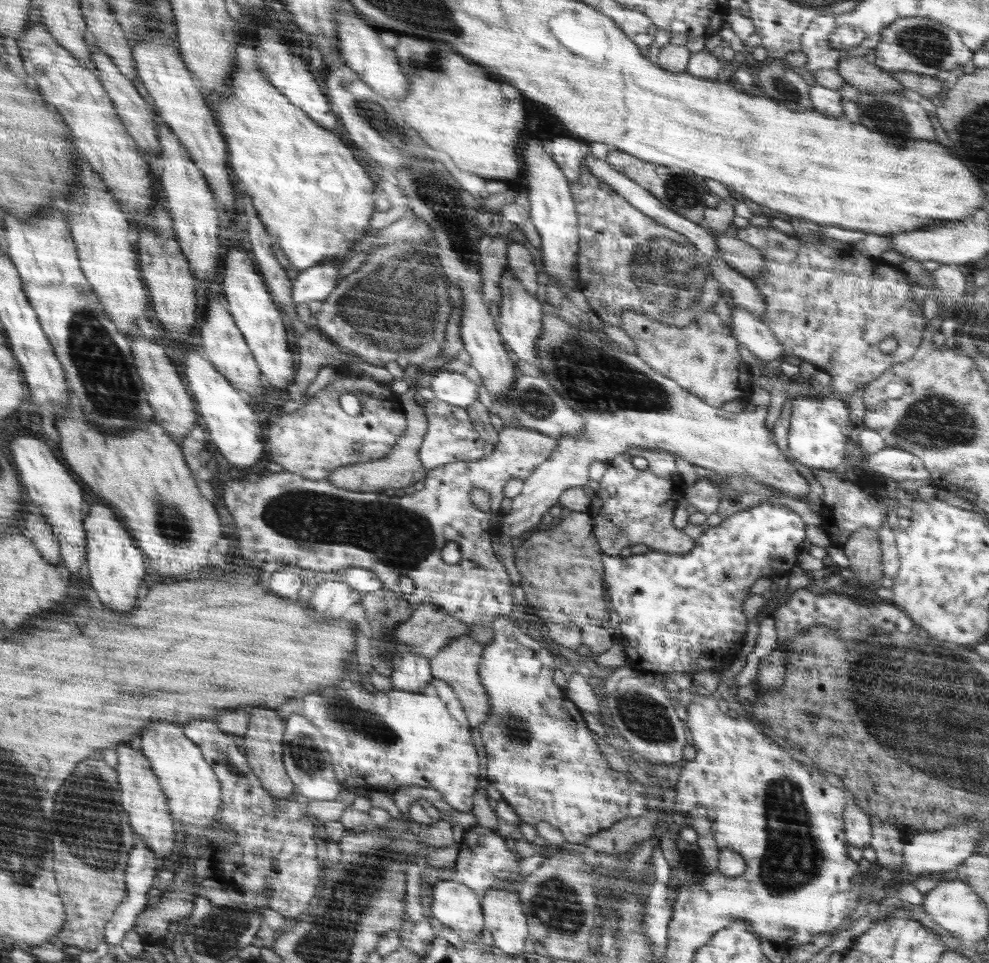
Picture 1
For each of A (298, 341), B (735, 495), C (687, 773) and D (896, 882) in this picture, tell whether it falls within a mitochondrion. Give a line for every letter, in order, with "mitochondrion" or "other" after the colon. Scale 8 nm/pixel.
A: other
B: mitochondrion
C: mitochondrion
D: other

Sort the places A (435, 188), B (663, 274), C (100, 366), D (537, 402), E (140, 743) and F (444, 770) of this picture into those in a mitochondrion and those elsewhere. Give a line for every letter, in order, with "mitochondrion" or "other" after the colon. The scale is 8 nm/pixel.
A: mitochondrion
B: mitochondrion
C: mitochondrion
D: mitochondrion
E: other
F: other

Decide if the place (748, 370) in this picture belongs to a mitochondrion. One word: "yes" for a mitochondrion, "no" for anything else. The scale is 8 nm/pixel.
no

